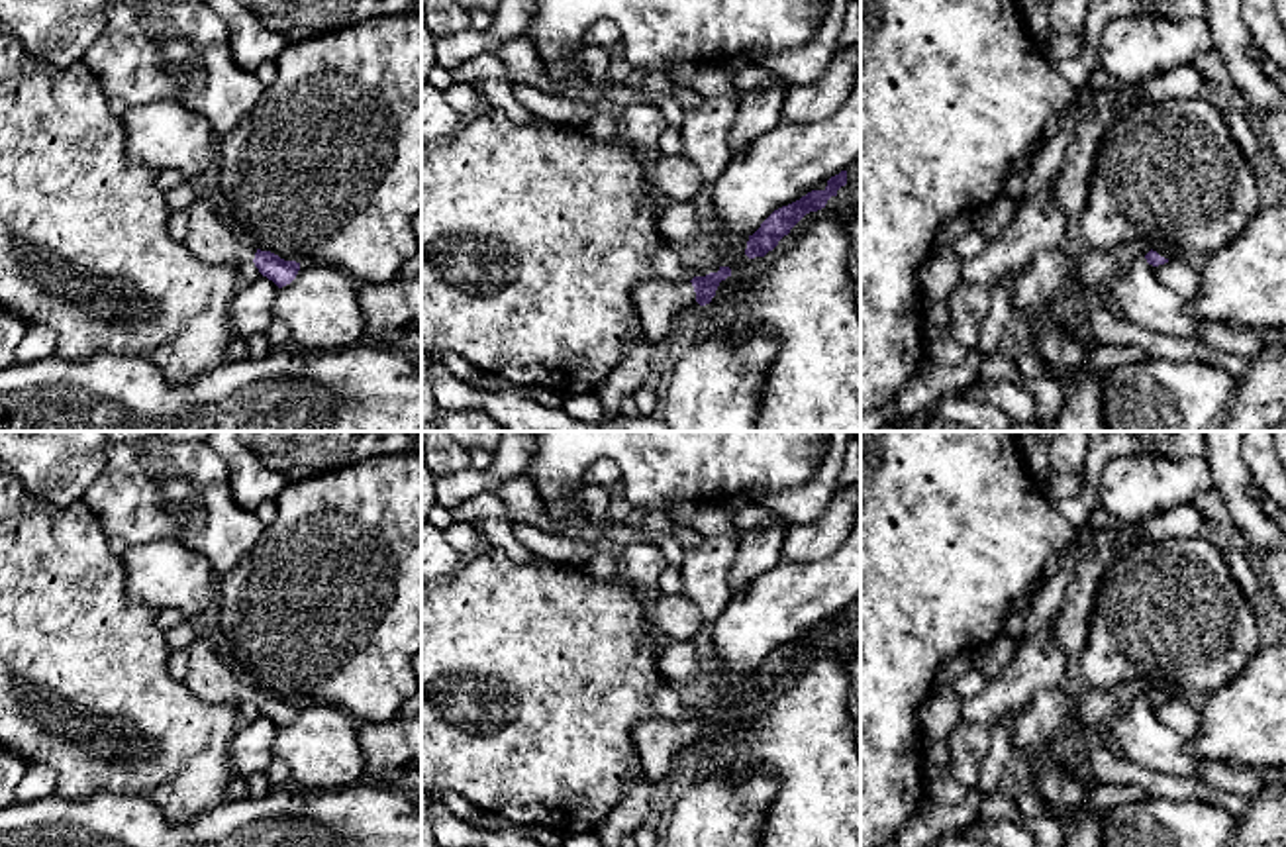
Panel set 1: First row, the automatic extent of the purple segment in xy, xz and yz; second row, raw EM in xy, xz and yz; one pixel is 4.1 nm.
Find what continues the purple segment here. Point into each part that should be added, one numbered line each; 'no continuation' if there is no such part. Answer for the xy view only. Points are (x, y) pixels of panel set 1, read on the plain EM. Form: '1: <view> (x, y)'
1: xy (210, 679)

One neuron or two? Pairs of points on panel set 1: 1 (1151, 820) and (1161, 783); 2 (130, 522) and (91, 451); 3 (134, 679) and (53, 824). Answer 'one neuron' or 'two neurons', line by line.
1: two neurons
2: two neurons
3: two neurons

